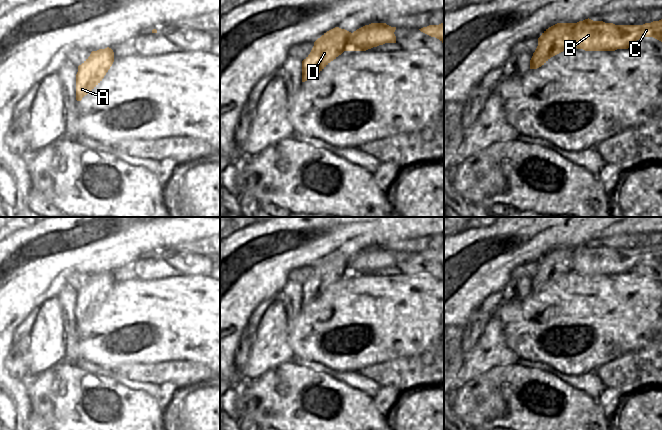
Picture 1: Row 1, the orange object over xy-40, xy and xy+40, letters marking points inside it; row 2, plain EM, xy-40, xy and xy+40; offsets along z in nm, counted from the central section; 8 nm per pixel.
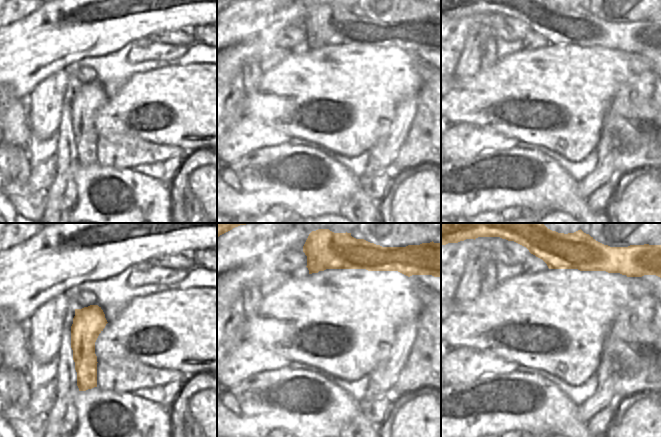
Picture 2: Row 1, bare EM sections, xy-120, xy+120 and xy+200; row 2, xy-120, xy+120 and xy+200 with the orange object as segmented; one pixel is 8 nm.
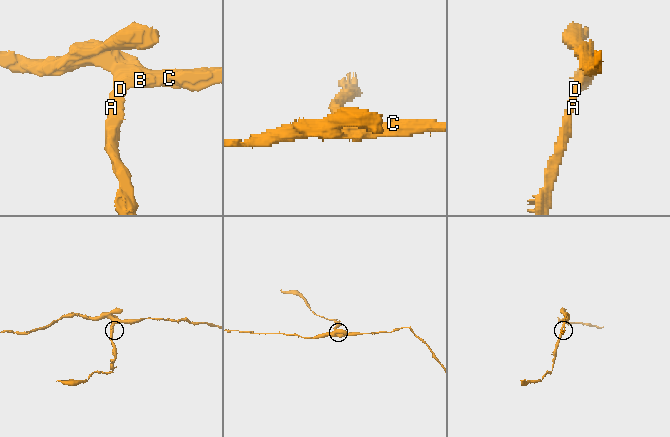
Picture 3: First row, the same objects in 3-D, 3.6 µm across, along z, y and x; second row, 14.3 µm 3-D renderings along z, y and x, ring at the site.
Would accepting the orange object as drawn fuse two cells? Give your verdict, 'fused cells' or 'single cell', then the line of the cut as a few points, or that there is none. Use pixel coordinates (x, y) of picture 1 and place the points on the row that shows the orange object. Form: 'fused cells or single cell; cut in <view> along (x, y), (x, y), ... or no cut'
fused cells; cut in xy along (318, 38), (324, 39), (329, 44), (338, 41), (344, 50)

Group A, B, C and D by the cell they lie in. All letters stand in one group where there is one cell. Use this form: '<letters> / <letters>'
A D / B C

